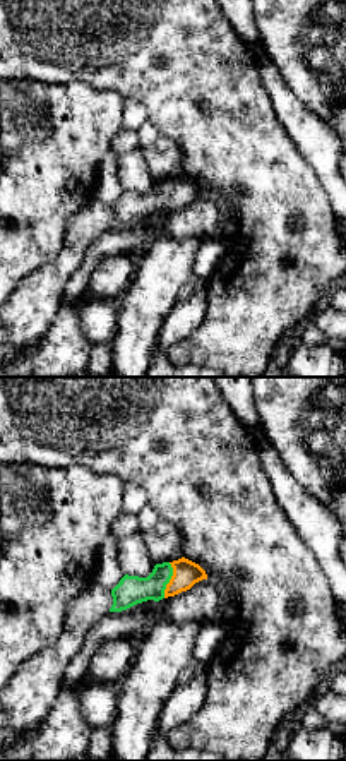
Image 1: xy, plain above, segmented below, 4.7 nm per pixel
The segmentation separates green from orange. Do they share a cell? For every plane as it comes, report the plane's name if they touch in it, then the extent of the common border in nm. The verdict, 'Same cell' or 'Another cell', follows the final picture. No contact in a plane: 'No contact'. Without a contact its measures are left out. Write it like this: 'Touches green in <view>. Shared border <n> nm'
Touches green in xy. Shared border 170 nm

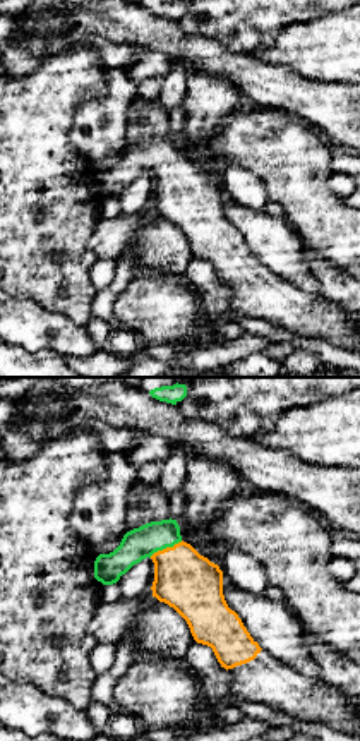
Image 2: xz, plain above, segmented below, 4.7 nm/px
Touches green in xz. Shared border 180 nm

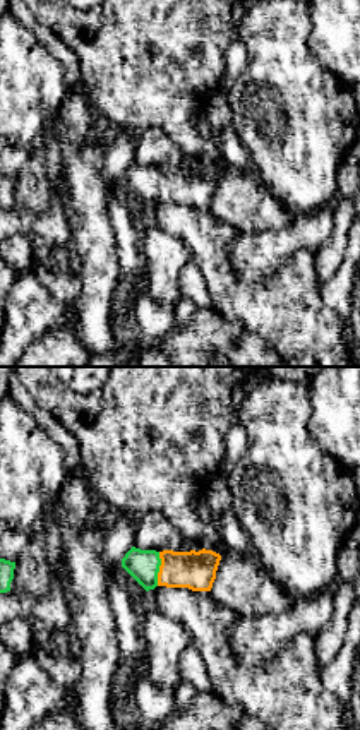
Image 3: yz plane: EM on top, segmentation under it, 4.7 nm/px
Touches green in yz. Shared border 160 nm

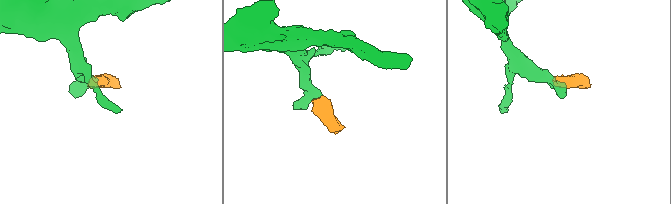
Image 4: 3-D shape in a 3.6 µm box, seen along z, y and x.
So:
Same cell

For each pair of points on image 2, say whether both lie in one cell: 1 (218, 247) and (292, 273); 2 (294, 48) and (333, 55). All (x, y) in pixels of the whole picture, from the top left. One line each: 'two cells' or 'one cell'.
1: two cells
2: one cell

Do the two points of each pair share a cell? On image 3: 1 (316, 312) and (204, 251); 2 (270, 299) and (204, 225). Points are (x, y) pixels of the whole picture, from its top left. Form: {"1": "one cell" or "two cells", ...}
{"1": "one cell", "2": "one cell"}

